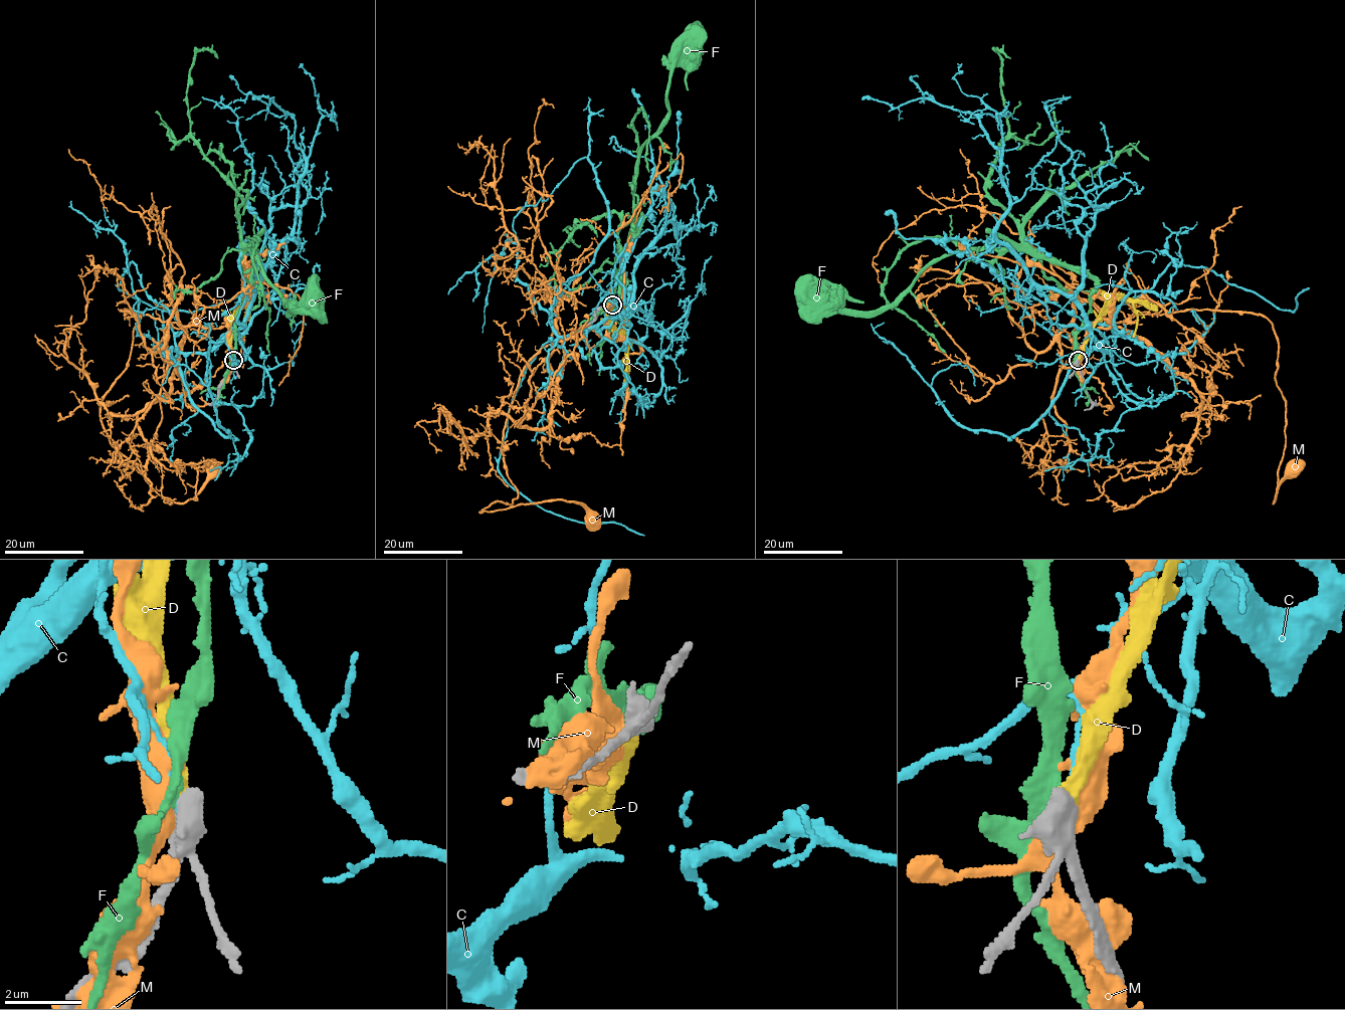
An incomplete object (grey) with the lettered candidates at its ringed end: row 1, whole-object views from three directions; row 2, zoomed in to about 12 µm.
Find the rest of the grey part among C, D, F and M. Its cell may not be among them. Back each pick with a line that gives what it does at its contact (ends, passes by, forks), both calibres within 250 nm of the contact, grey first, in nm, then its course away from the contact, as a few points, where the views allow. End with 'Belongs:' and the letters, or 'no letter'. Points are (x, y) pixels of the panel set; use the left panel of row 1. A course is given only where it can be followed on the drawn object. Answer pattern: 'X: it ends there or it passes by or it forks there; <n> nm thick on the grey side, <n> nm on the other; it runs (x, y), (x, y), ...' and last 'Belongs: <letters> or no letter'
D: it ends there; 440 nm thick on the grey side, 360 nm on the other; it runs (233, 359), (230, 321), (232, 314), (248, 299), (243, 319), (244, 337)
Belongs: D

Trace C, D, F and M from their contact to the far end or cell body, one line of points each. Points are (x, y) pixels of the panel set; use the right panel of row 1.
C: (1078, 361), (1091, 339), (1110, 351), (1114, 311), (1148, 291), (1171, 262), (1205, 267), (1293, 312), (1309, 288)
D: (1078, 359), (1099, 314), (1114, 299), (1129, 299), (1133, 304), (1136, 319), (1133, 337)
F: (1078, 360), (1077, 331), (1095, 282), (1017, 249), (962, 249), (935, 258), (891, 304), (870, 312), (816, 305)
M: (1079, 362), (1098, 320), (1260, 314), (1278, 342), (1286, 405), (1274, 503), (1296, 468)

